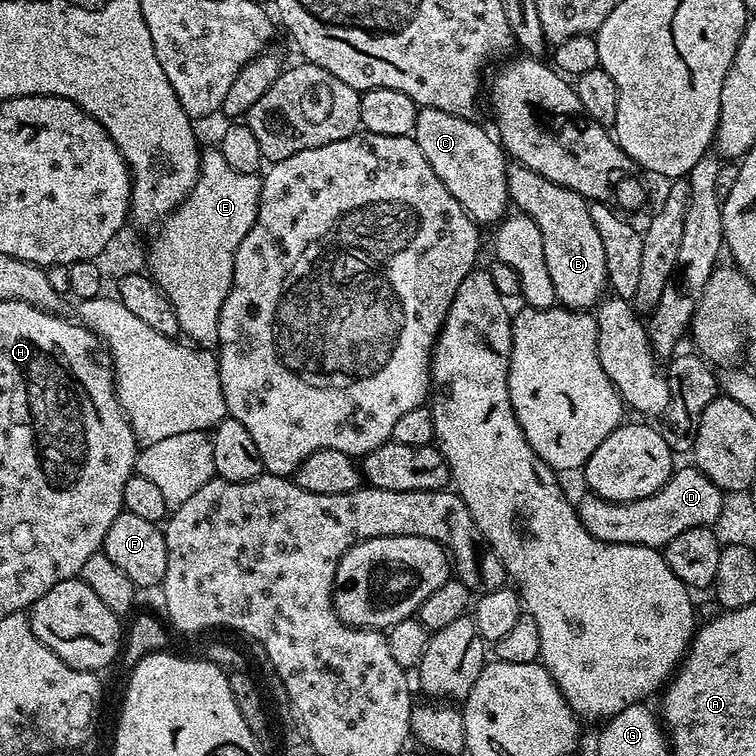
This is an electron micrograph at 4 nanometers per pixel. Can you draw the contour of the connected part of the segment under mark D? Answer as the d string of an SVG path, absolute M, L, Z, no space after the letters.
M688 466L677 467L672 477L662 486L662 490L646 498L630 502L610 502L603 500L601 496L584 494L575 507L582 526L594 538L602 542L637 544L660 550L674 538L678 538L678 534L686 534L686 530L715 525L722 514L725 497L725 493L714 486L714 482L706 478L706 474L702 474L694 466Z

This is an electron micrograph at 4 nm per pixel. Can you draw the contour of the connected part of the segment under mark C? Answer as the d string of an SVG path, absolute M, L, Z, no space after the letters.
M420 108L412 131L426 162L430 162L430 170L438 174L438 182L458 198L462 210L480 226L495 225L504 219L510 208L509 161L499 139L489 129L488 132L476 120L446 114L446 110L437 108Z

